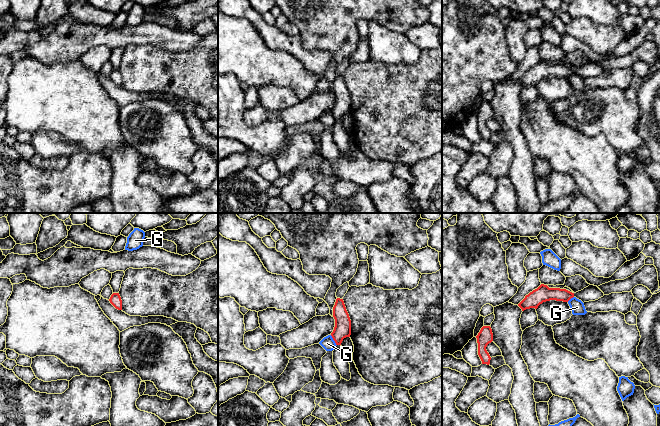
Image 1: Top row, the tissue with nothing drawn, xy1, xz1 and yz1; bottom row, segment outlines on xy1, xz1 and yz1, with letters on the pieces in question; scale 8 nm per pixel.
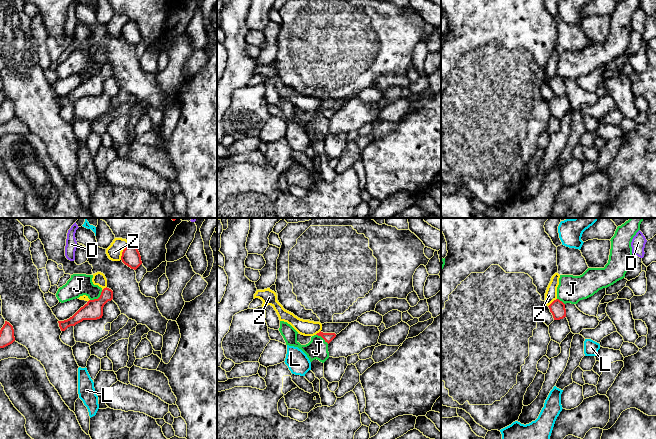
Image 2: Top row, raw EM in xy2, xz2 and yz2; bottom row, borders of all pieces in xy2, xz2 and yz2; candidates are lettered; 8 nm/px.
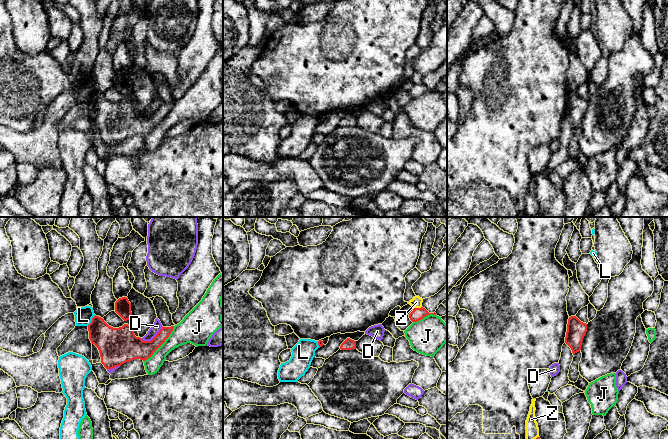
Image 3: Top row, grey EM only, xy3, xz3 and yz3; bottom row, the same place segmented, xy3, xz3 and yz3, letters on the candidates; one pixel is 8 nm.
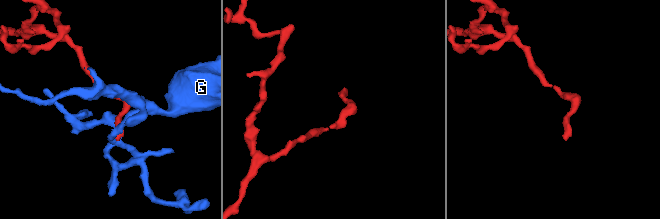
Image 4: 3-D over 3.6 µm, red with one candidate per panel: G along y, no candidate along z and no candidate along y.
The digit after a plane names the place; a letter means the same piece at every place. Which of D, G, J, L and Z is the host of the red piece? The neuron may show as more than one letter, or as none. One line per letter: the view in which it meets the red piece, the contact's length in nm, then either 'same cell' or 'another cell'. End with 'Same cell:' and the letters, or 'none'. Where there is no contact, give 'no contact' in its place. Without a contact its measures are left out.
D: contact in xy3; length 200 nm; another cell
G: contact in xz1; length 100 nm; another cell
J: contact in xy3; length 380 nm; another cell
L: contact in xy3; length 110 nm; another cell
Z: contact in xy2; length 150 nm; another cell
Same cell: none

